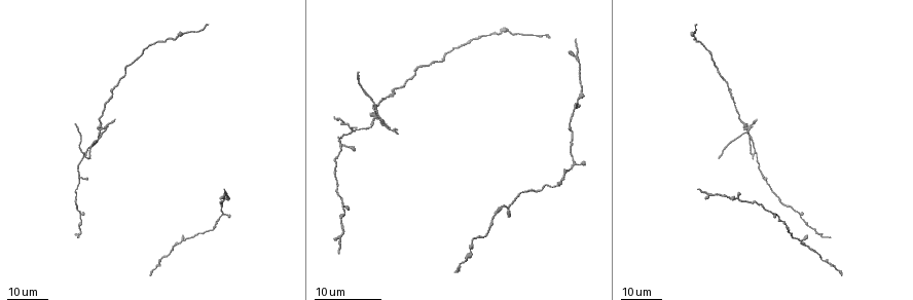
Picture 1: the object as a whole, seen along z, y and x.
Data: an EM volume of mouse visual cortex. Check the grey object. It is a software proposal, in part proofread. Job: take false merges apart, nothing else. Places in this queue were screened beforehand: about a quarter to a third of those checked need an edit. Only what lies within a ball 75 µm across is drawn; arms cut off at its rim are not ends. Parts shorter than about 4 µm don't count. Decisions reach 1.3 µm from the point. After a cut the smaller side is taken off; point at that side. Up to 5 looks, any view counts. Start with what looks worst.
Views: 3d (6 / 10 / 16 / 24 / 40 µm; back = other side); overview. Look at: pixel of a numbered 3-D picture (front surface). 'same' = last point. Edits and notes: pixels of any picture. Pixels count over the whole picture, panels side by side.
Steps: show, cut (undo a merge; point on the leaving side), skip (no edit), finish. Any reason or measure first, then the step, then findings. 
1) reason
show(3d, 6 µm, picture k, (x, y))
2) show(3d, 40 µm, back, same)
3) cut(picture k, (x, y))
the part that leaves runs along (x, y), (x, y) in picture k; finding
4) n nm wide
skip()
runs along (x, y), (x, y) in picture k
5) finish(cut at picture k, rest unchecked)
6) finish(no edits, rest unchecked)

four or more arms meet
show(3d, 24 µm, picture 1, (746, 127))

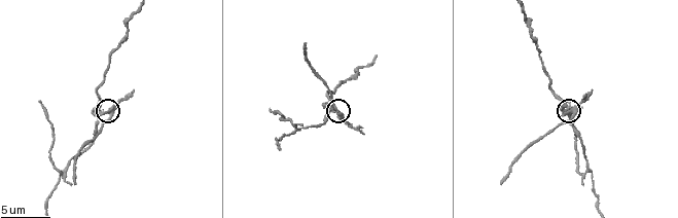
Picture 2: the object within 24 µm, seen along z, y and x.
show(3d, 10 µm, picture 2, (102, 110))

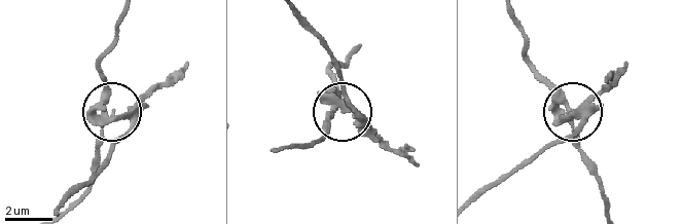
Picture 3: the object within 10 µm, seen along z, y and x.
zoom in
show(3d, 6 µm, picture 3, (340, 108))

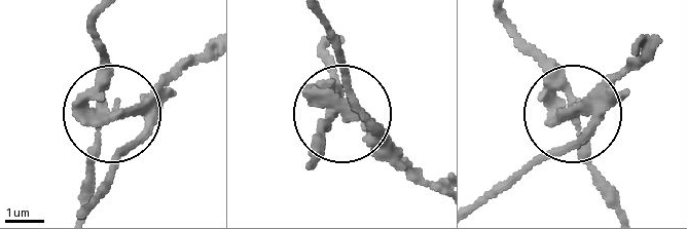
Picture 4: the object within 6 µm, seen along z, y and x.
4 arms
cut(picture 4, (367, 144))
the part that leaves runs along (328, 107), (371, 123), (325, 18) in picture 4; a second neuron is stuck on

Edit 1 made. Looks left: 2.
four or more arms meet
show(3d, 10 µm, picture 2, (65, 172))

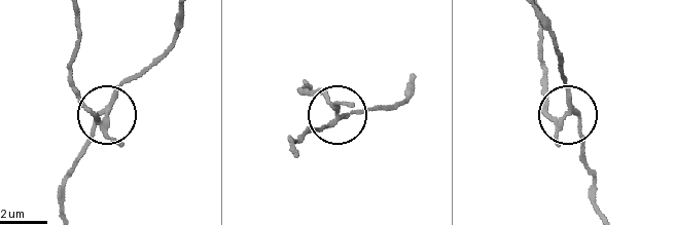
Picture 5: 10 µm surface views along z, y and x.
190 nm wide
cut(picture 5, (79, 100))
the part that leaves runs along (101, 123), (72, 78), (77, 19) in picture 5; a second neuron is stuck on

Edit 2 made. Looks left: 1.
finish(cut at picture 4, cut at picture 5, rest unchecked)

